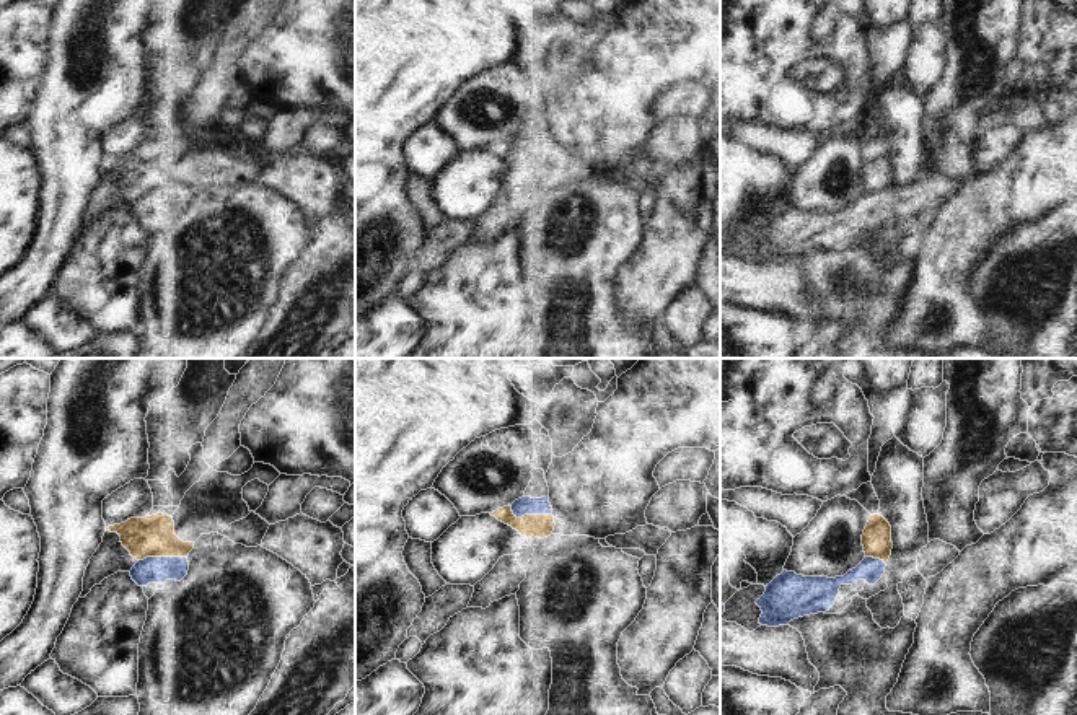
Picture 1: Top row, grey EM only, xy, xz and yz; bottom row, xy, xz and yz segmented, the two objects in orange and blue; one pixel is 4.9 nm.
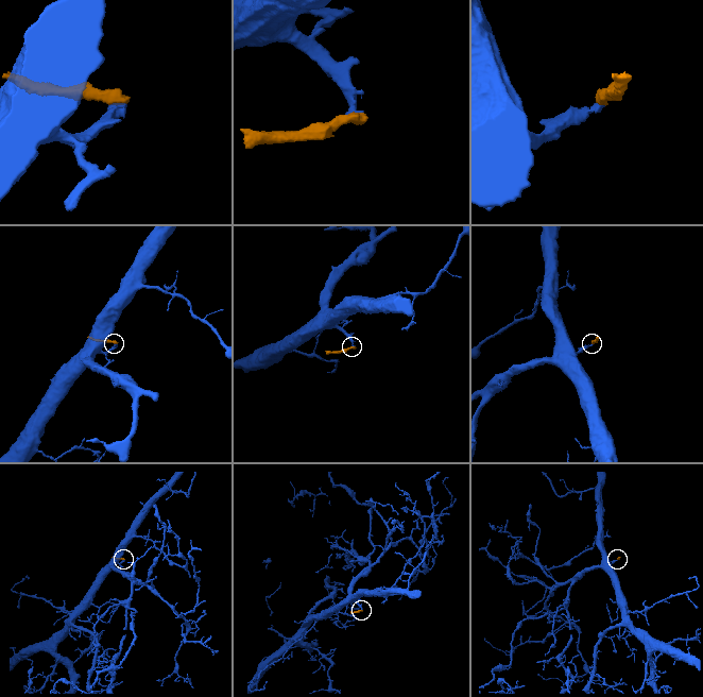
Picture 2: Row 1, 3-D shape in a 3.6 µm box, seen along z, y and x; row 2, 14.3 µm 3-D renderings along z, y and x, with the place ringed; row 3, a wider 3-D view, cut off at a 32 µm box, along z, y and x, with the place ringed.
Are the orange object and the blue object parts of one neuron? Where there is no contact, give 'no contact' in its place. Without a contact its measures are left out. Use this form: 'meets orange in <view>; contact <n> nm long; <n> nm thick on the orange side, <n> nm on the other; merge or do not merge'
meets orange in xy; contact 240 nm long; 200 nm thick on the orange side, 130 nm on the other; do not merge

